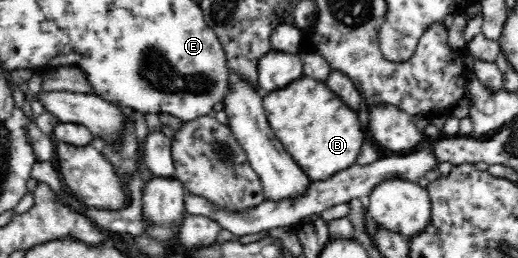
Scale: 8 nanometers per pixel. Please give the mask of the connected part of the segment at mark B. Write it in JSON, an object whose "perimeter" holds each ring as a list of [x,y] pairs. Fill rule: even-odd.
{"perimeter":[[[303,75],[284,88],[268,92],[262,99],[265,114],[269,125],[273,128],[273,133],[311,181],[327,180],[339,171],[345,171],[345,169],[356,165],[355,161],[357,161],[361,147],[363,147],[366,130],[359,122],[358,113],[352,111],[349,105],[342,101],[334,91],[331,91],[326,83]]]}

